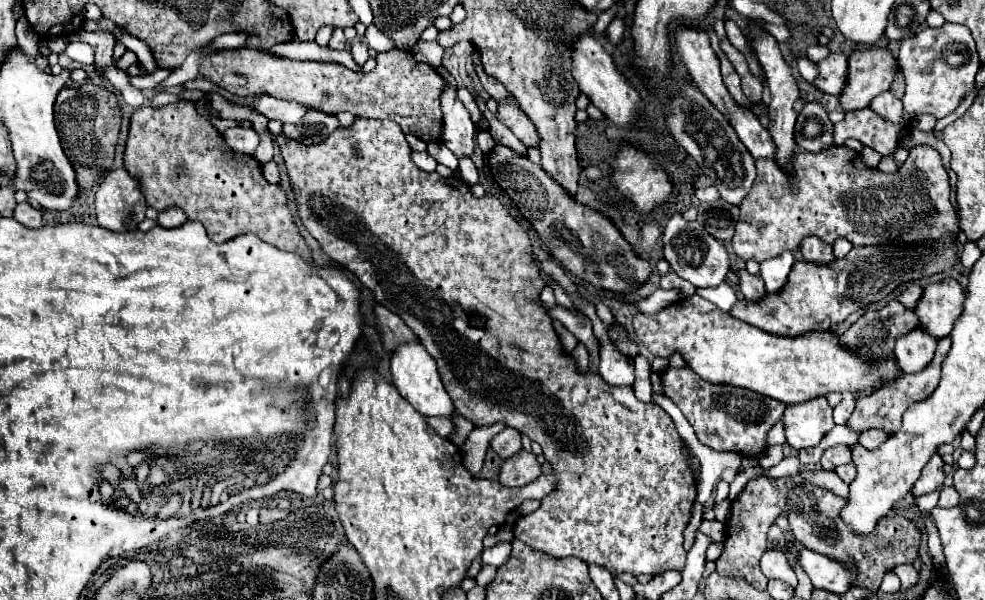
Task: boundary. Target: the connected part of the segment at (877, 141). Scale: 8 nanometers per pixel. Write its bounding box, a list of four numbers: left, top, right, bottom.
[834,108,898,156]

